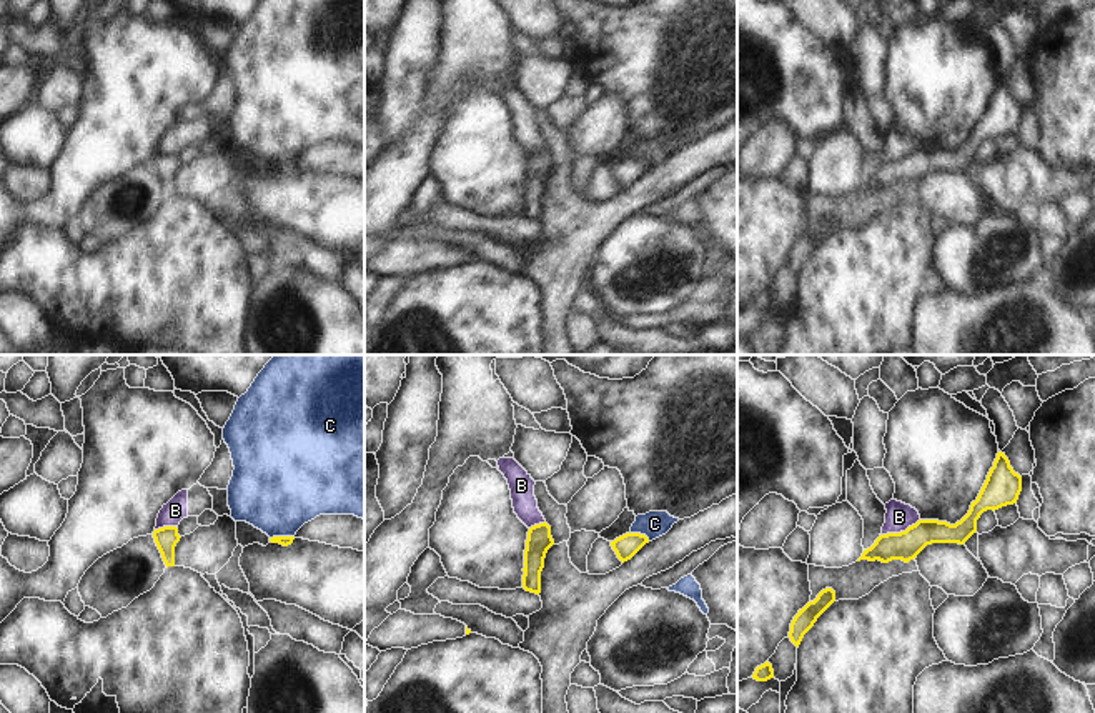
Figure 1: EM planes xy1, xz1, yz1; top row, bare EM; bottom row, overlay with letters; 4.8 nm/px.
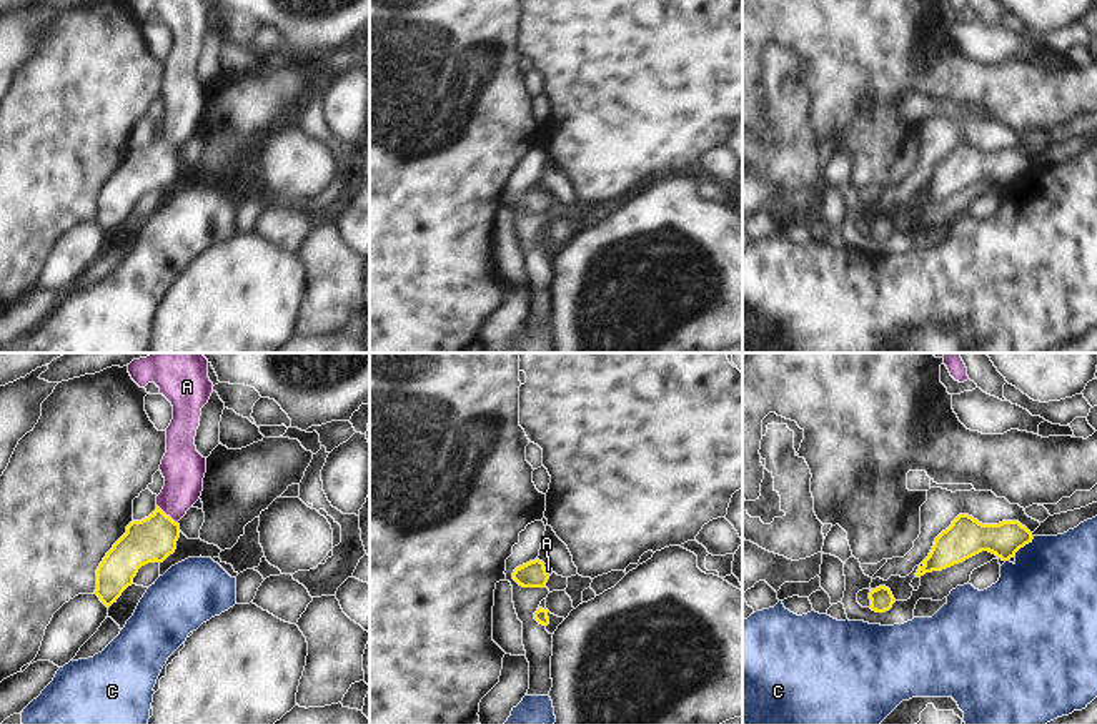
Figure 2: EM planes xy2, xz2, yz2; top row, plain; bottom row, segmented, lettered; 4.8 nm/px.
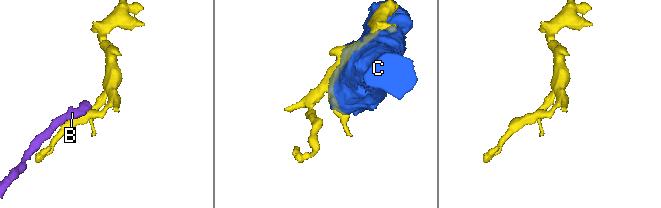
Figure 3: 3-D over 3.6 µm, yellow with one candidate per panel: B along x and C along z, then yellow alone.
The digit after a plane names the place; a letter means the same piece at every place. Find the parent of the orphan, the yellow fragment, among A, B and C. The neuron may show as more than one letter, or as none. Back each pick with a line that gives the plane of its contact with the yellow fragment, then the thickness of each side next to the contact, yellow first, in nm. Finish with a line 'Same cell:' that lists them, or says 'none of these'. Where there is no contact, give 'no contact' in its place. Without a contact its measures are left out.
A: xy2 | 220/220 nm
Same cell: A

